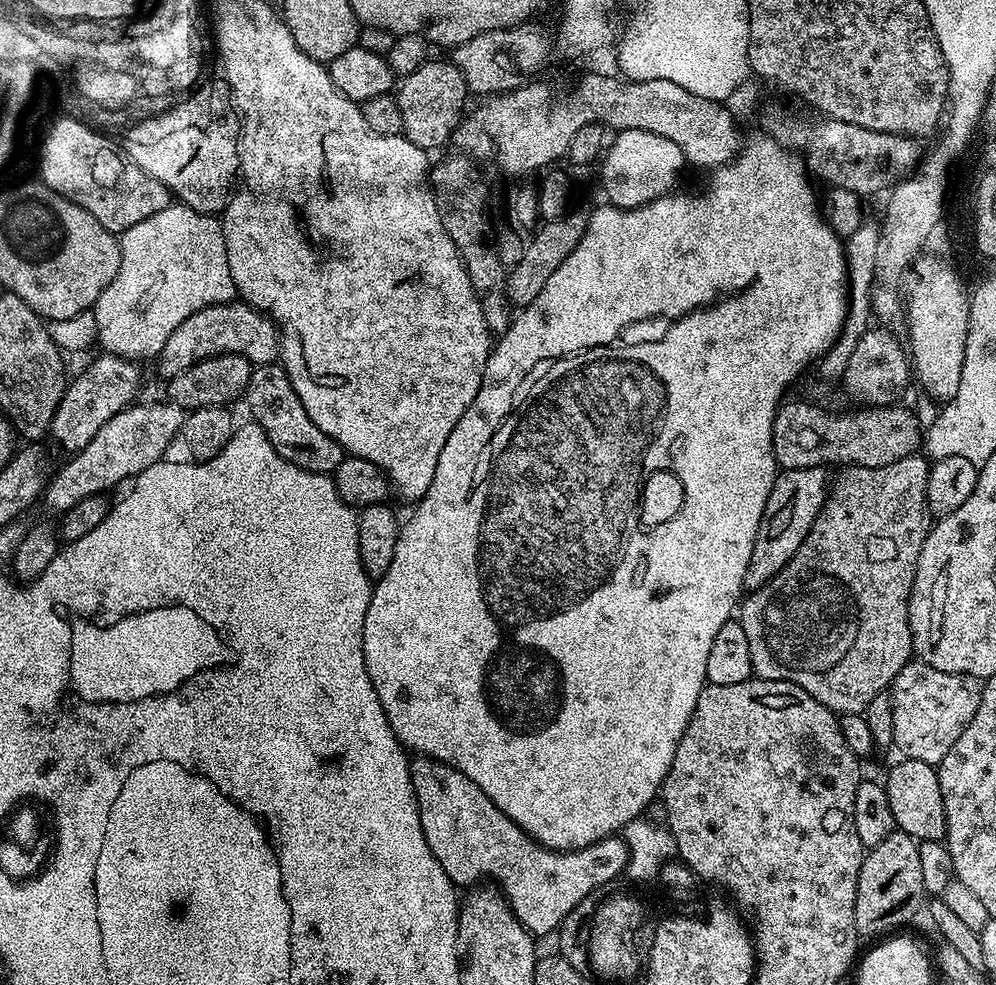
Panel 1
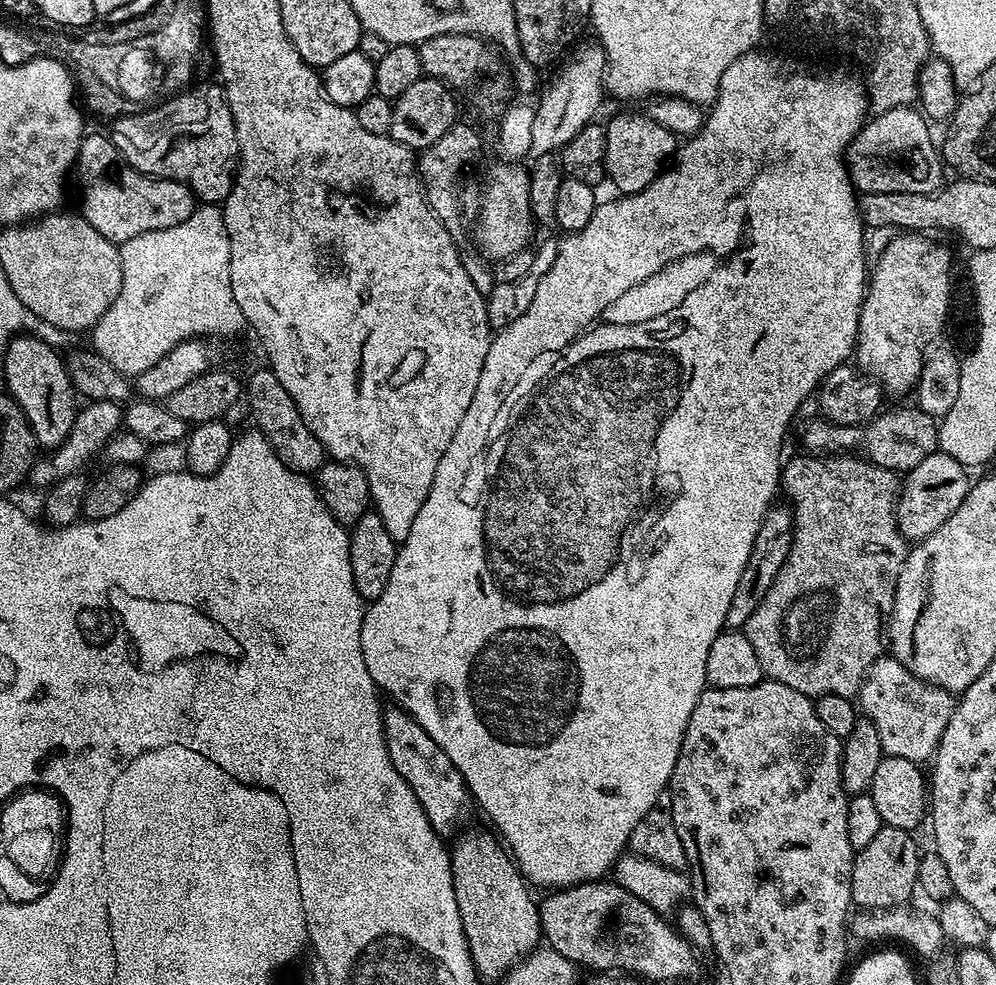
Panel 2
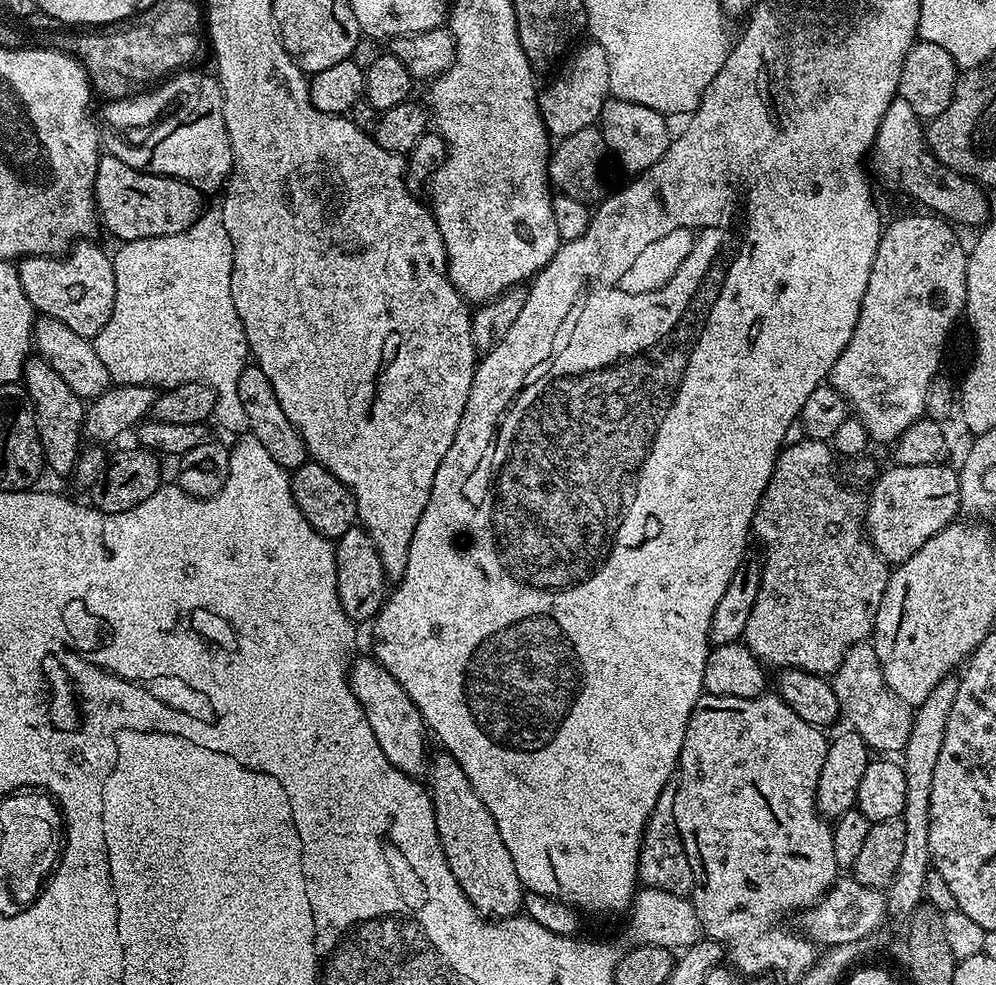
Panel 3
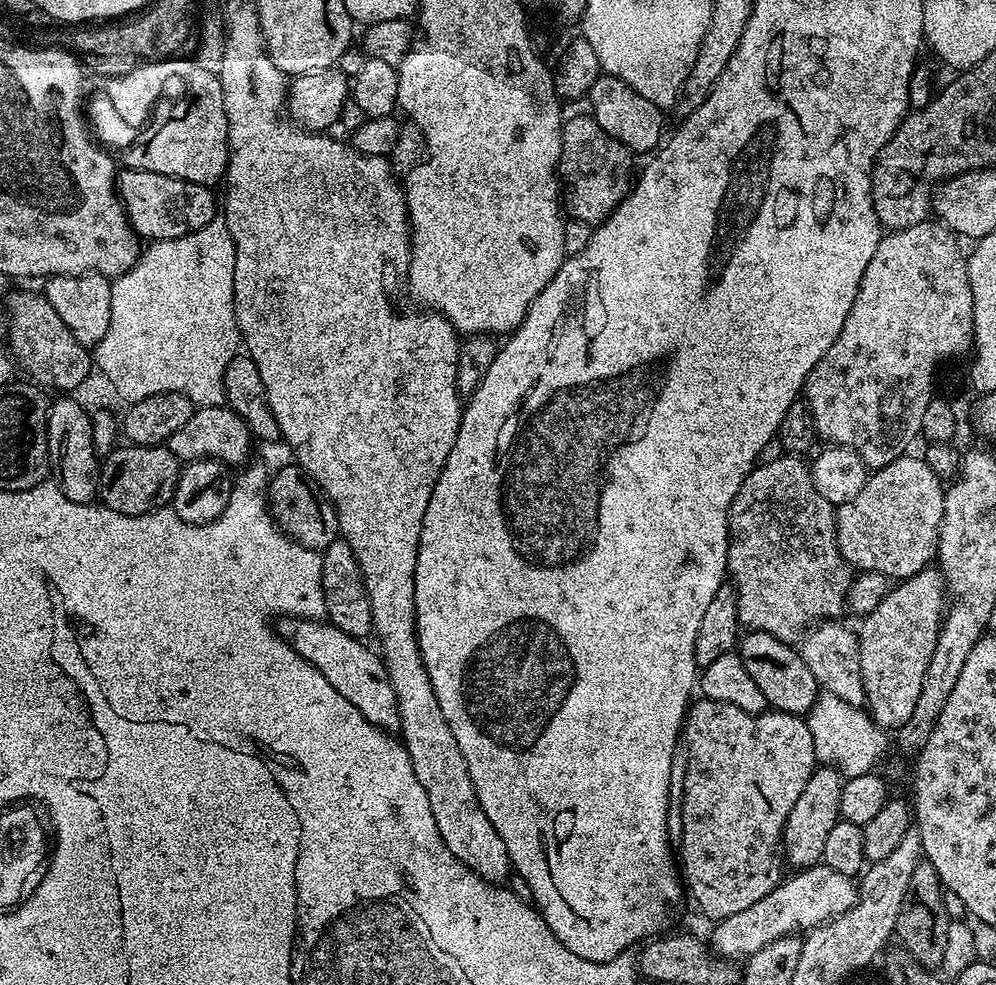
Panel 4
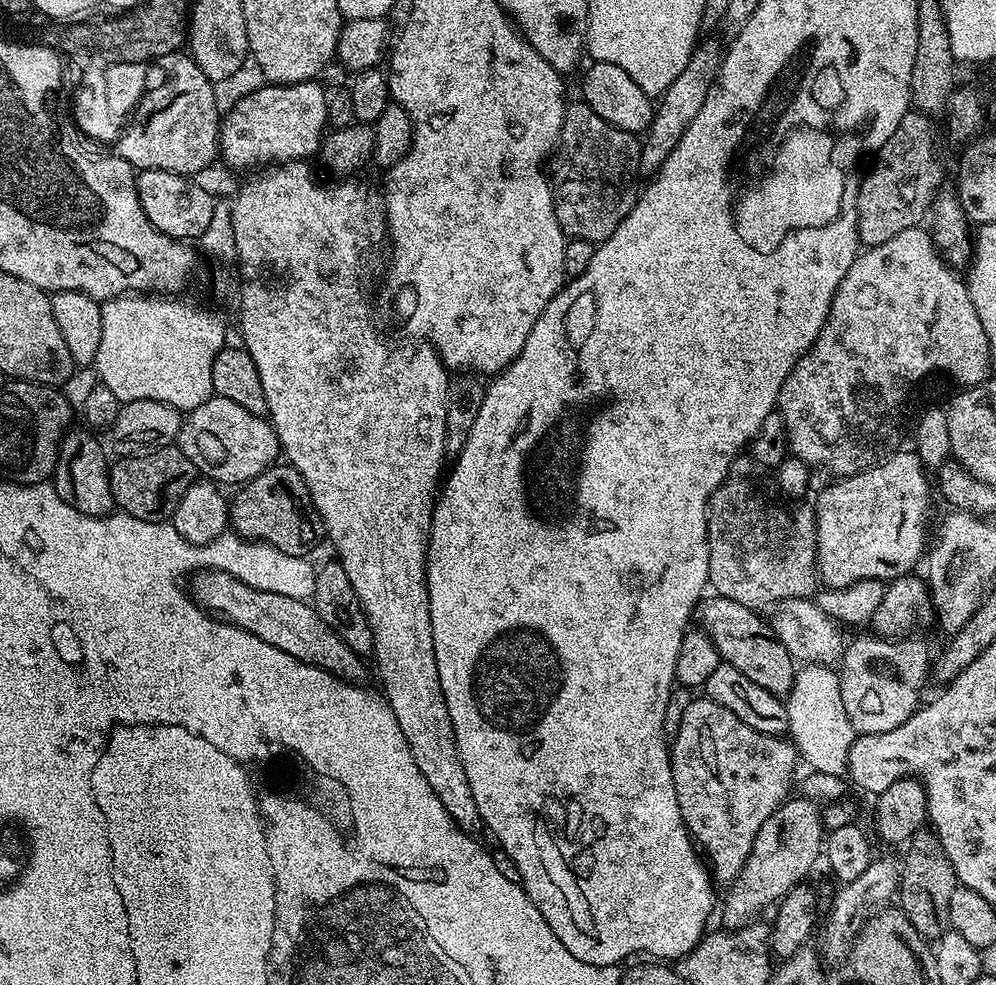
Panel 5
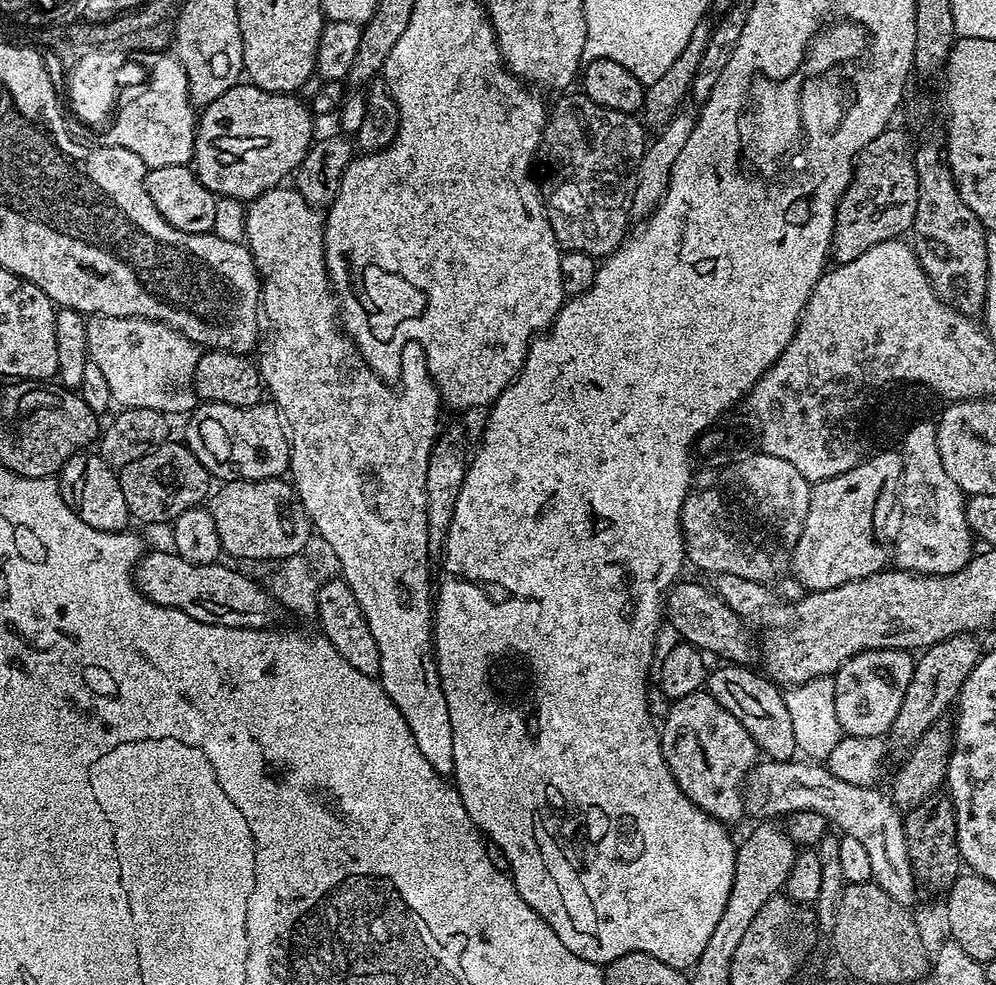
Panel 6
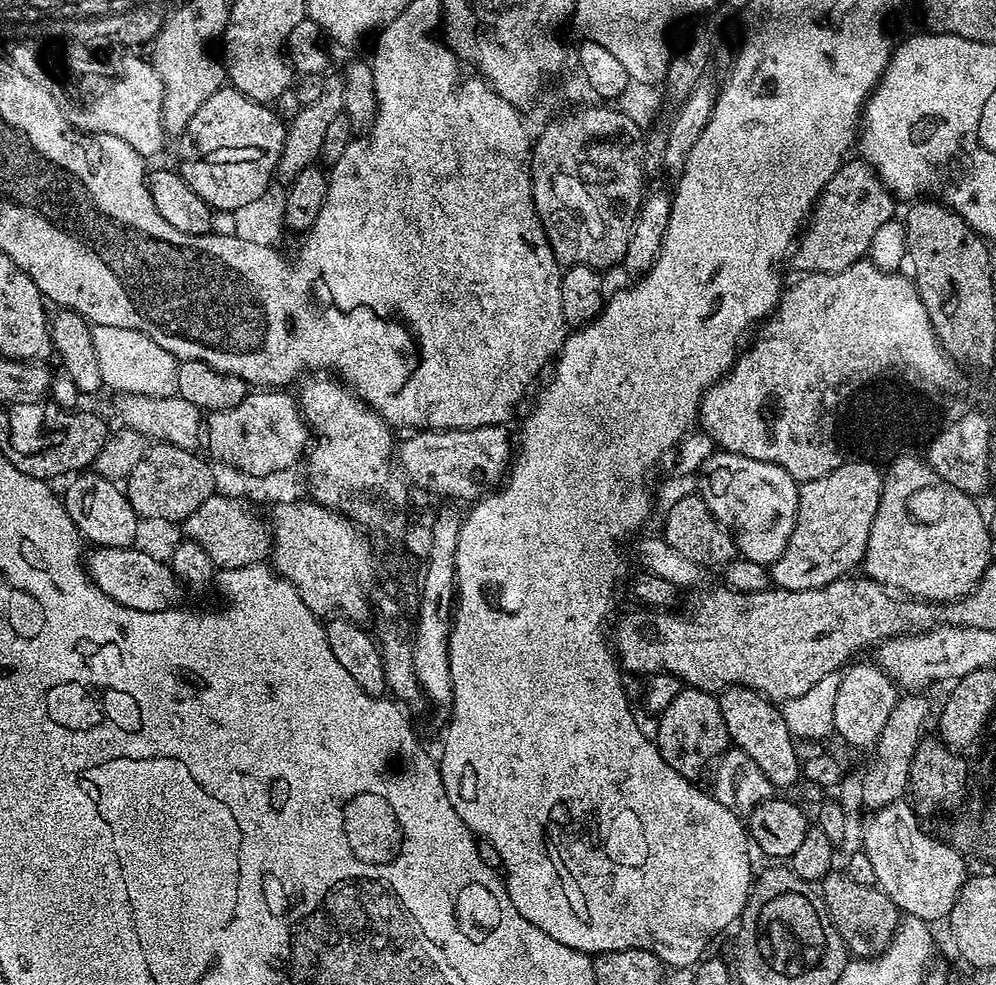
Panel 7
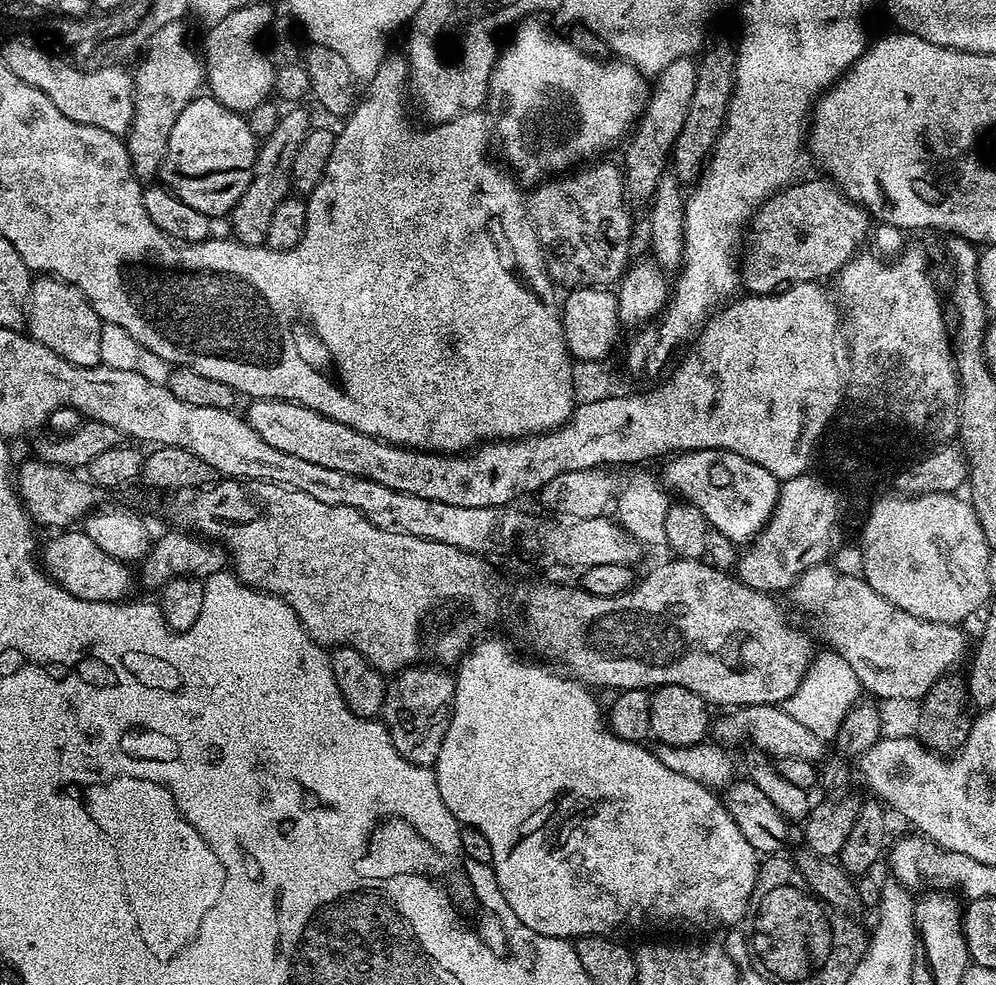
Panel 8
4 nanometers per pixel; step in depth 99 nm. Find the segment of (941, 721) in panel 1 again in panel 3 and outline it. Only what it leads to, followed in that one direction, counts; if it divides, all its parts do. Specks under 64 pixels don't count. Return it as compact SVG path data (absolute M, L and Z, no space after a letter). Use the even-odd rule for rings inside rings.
M861 642L854 645L842 658L830 683L838 698L841 717L852 723L849 725L868 743L873 753L903 753L906 742L910 738L914 712L886 686L882 666L874 654L871 643Z

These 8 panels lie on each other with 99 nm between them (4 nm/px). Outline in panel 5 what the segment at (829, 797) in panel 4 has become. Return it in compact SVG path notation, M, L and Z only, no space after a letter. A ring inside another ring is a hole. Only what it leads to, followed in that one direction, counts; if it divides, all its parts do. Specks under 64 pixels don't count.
M803 794L797 797L797 800L785 800L778 810L774 810L774 814L770 814L770 818L766 818L766 822L762 822L762 830L758 830L758 838L754 838L750 858L746 858L742 870L731 881L729 888L732 889L722 896L724 909L720 912L720 920L725 929L748 927L763 908L771 909L795 884L805 883L816 859L821 859L826 839L821 805Z

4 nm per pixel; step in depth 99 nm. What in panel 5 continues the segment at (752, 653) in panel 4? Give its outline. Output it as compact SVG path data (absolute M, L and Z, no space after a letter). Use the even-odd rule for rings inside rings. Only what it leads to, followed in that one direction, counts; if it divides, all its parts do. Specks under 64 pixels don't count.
M712 594L701 599L698 616L699 619L700 616L704 619L702 631L710 638L710 642L714 642L714 646L718 646L718 654L723 663L746 674L746 678L750 678L750 682L757 686L762 686L762 690L770 690L770 694L781 698L787 697L798 671L797 661L792 659L786 646L778 642L771 623L765 617L763 620L760 617L763 615L757 609L747 608L742 606L742 602Z

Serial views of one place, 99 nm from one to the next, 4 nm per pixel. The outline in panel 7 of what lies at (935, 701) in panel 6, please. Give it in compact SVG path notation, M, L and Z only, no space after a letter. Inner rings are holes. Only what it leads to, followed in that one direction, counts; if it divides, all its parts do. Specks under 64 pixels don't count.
M904 694L897 699L894 710L890 710L890 718L886 718L886 726L882 726L882 734L874 745L876 757L860 780L860 800L868 810L890 806L895 800L905 799L910 788L908 775L912 769L912 759L926 735L924 723L927 720L928 700L924 694Z

